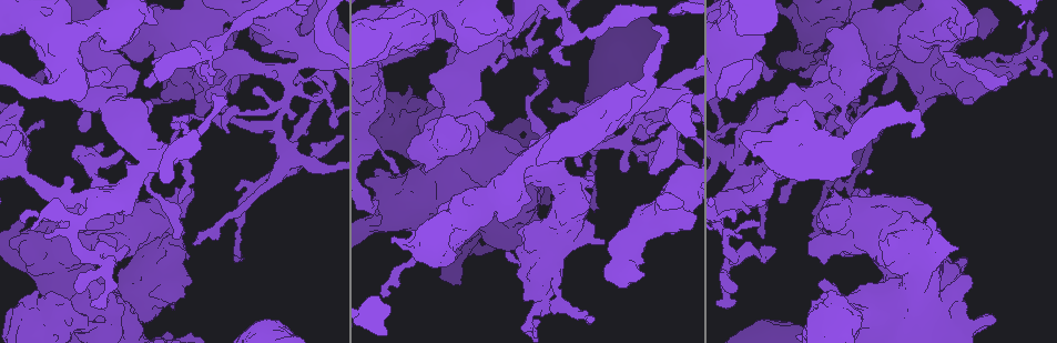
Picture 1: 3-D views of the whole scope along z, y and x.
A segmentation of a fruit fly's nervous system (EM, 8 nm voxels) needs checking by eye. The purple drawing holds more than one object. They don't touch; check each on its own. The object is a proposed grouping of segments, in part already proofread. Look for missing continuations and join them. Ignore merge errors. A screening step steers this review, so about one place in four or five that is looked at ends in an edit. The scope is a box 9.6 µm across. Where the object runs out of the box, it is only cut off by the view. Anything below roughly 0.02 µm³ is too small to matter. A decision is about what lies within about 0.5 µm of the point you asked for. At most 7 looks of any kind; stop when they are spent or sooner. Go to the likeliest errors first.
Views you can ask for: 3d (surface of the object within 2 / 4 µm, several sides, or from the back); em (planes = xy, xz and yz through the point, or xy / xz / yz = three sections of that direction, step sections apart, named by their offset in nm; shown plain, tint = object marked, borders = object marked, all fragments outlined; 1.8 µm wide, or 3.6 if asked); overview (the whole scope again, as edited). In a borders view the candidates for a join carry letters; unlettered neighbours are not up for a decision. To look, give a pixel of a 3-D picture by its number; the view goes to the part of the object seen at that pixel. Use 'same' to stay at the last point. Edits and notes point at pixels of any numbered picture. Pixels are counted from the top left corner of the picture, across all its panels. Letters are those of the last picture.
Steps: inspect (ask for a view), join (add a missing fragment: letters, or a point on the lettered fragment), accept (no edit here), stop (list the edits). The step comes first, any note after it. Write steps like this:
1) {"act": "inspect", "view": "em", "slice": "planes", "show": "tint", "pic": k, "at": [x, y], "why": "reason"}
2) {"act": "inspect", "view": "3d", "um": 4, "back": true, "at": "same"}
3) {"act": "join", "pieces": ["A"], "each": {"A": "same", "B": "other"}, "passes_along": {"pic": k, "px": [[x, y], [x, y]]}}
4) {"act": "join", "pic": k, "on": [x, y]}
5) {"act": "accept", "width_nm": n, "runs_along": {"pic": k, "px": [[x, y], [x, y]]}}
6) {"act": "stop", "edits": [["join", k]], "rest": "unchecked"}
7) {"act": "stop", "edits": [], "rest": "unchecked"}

{"act": "inspect", "view": "3d", "um": 4, "pic": 1, "at": [651, 174], "why": "stops while still wide"}

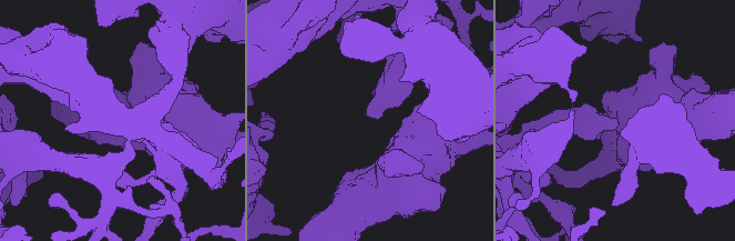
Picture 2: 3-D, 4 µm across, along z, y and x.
{"act": "inspect", "view": "em", "slice": "planes", "show": "borders", "pic": 2, "at": [373, 117], "why": "shape alone is not enough"}

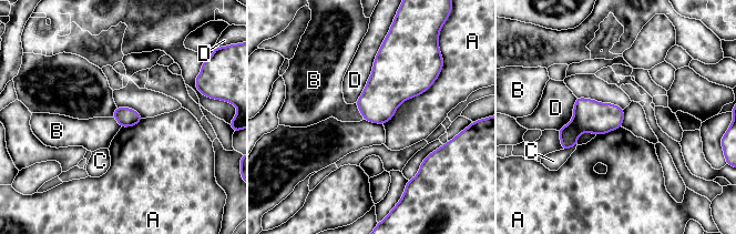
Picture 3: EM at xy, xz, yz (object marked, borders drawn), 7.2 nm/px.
{"act": "accept", "each": {"A": "other", "B": "other", "C": "other", "D": "other"}, "border": {"pic": 3, "px": [[382, 42], [366, 85], [355, 102]]}, "found": "none of them fits"}

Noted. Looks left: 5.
{"act": "inspect", "view": "3d", "um": 2, "pic": 1, "at": [193, 188], "why": "free end"}

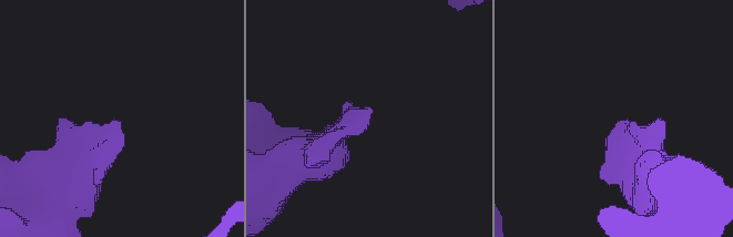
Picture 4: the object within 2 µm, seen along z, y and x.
{"act": "inspect", "view": "em", "slice": "planes", "show": "borders", "pic": 4, "at": [629, 124]}

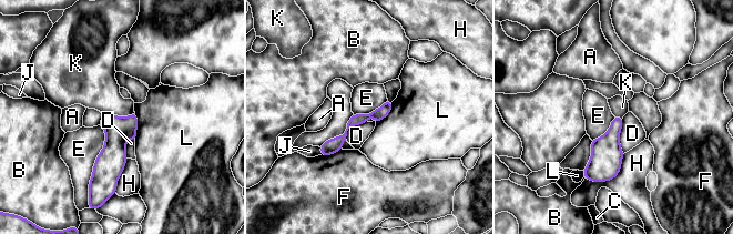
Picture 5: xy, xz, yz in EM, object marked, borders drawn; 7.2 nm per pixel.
{"act": "accept", "each": {"A": "other", "B": "other", "C": "other", "D": "other", "E": "other", "F": "other", "H": "other", "J": "other", "K": "other", "L": "other"}, "found": "no lettered fragment goes on from it"}

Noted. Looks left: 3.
{"act": "inspect", "view": "3d", "um": 2, "pic": 1, "at": [386, 294], "why": "long arm stops here"}

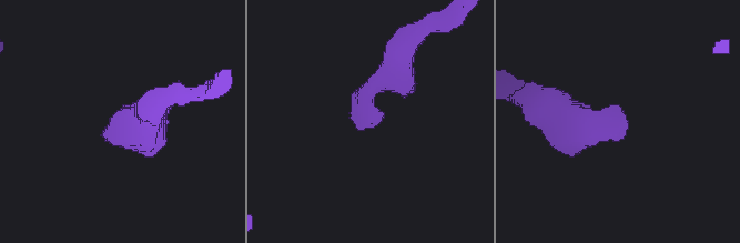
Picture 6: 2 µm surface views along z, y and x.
{"act": "inspect", "view": "em", "slice": "xy", "step": 4, "show": "tint", "pic": 6, "at": [377, 123]}

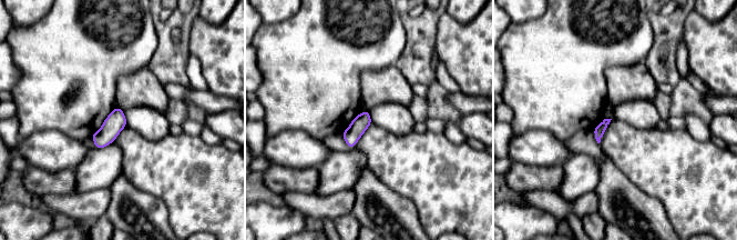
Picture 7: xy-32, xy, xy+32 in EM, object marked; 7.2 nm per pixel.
{"act": "inspect", "view": "em", "slice": "yz", "step": 16, "show": "borders", "at": "same", "why": "another direction"}

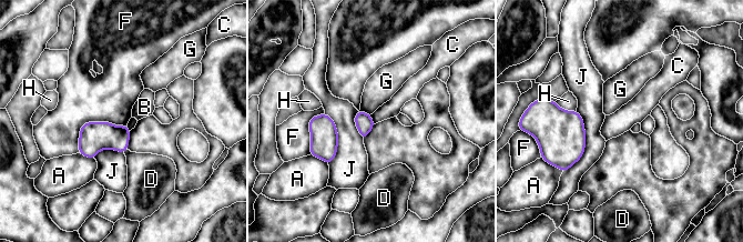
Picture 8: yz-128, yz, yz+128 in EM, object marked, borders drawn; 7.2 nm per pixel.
{"act": "accept", "width_nm": 130, "each": {"A": "other", "B": "other", "C": "other", "D": "other", "F": "other", "G": "other", "H": "other", "J": "other"}, "border": {"pic": 8, "px": [[369, 114], [375, 123]]}, "found": "none of them fits"}

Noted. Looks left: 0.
{"act": "stop", "edits": [], "rest": "unchecked"}

